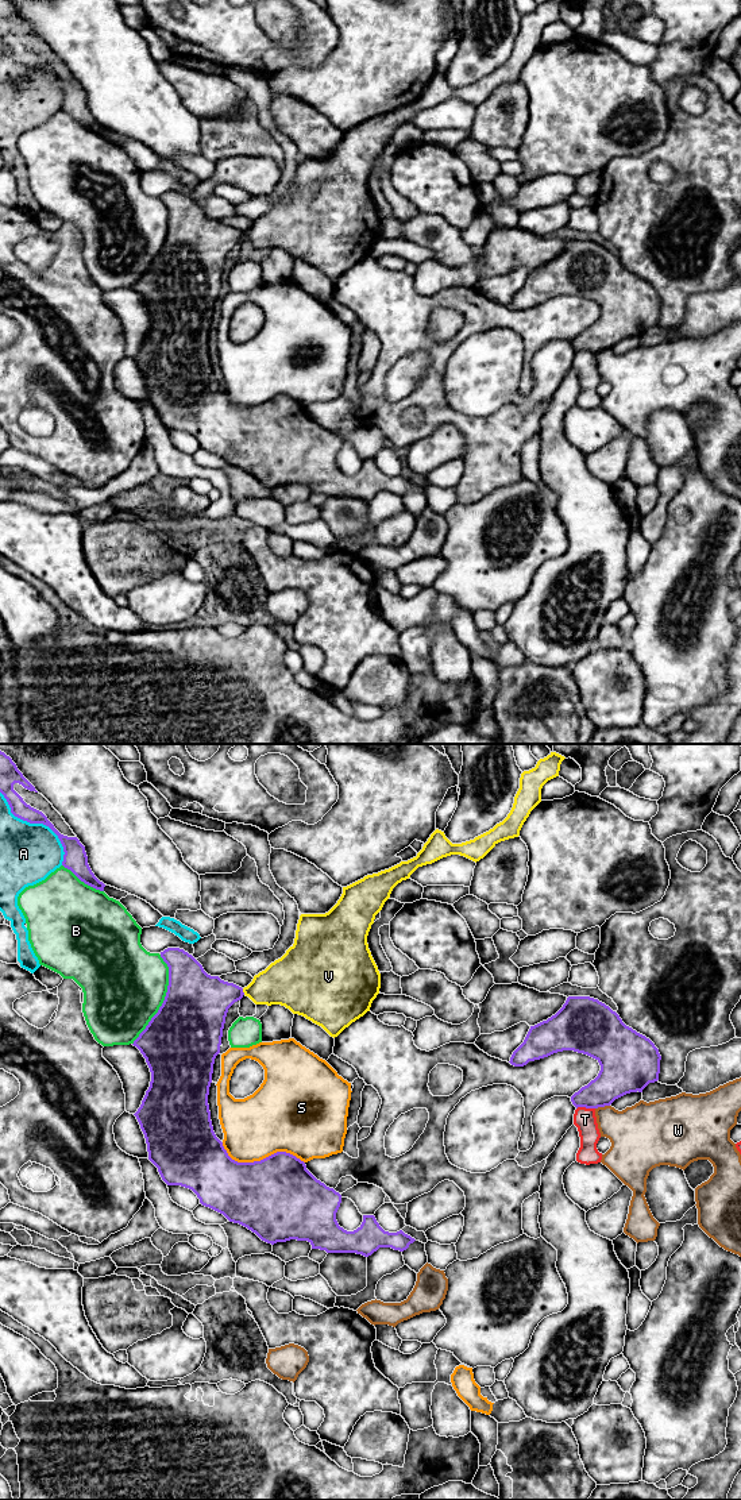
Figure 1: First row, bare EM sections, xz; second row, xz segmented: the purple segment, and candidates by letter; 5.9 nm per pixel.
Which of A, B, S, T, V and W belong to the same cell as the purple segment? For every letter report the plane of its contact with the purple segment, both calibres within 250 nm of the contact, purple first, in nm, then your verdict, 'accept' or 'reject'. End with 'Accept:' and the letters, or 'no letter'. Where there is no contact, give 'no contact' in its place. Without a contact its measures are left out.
A: meets purple in xz; 110 nm thick on the purple side, 360 nm on the other; reject
B: meets purple in xz; 440 nm thick on the purple side, 480 nm on the other; reject
S: meets purple in xz; 500 nm thick on the purple side, 380 nm on the other; reject
T: meets purple in xz; 220 nm thick on the purple side, 140 nm on the other; reject
V: meets purple in xz; 320 nm thick on the purple side, 260 nm on the other; accept
W: meets purple in xz; 280 nm thick on the purple side, 300 nm on the other; reject
Accept: V

